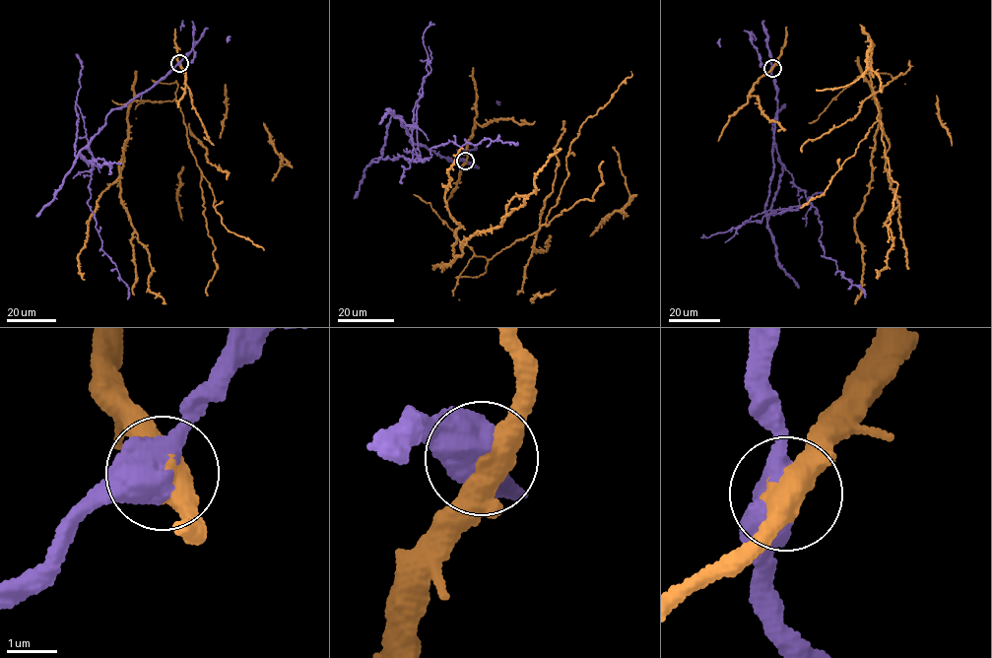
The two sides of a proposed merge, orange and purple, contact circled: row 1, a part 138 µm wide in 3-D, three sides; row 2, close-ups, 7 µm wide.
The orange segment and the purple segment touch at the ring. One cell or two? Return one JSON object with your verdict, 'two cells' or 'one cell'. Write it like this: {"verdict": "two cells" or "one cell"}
{"verdict": "two cells"}

